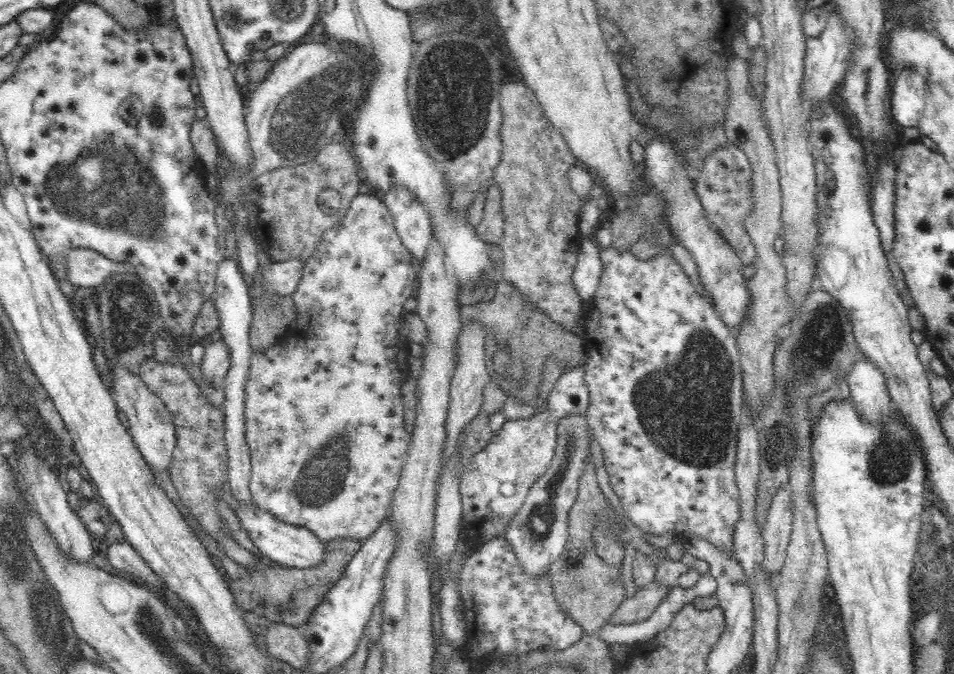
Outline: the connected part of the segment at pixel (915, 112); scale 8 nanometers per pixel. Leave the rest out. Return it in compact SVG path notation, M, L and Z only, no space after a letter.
M904 70L898 74L891 92L891 111L898 125L906 127L919 126L922 118L926 81L915 70Z

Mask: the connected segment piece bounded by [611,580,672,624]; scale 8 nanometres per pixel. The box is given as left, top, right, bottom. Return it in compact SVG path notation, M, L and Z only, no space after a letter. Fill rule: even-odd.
M652 580L642 590L637 590L633 597L624 599L616 614L611 618L612 624L634 624L650 618L656 607L669 593L669 586L662 586L657 580Z

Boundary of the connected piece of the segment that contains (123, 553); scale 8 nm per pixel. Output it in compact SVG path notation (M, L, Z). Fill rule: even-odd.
M127 540L110 544L107 555L112 567L117 570L141 578L148 583L148 588L157 586L160 590L166 590L167 584L148 566Z

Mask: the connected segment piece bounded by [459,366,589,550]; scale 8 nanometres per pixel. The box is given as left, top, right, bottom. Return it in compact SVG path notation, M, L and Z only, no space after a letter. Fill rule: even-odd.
M570 368L552 387L542 411L528 419L506 420L489 444L470 458L459 482L459 491L463 504L461 528L465 529L468 545L473 550L488 539L504 538L505 528L523 505L530 487L552 462L557 446L558 421L566 414L584 414L588 405L585 368Z

